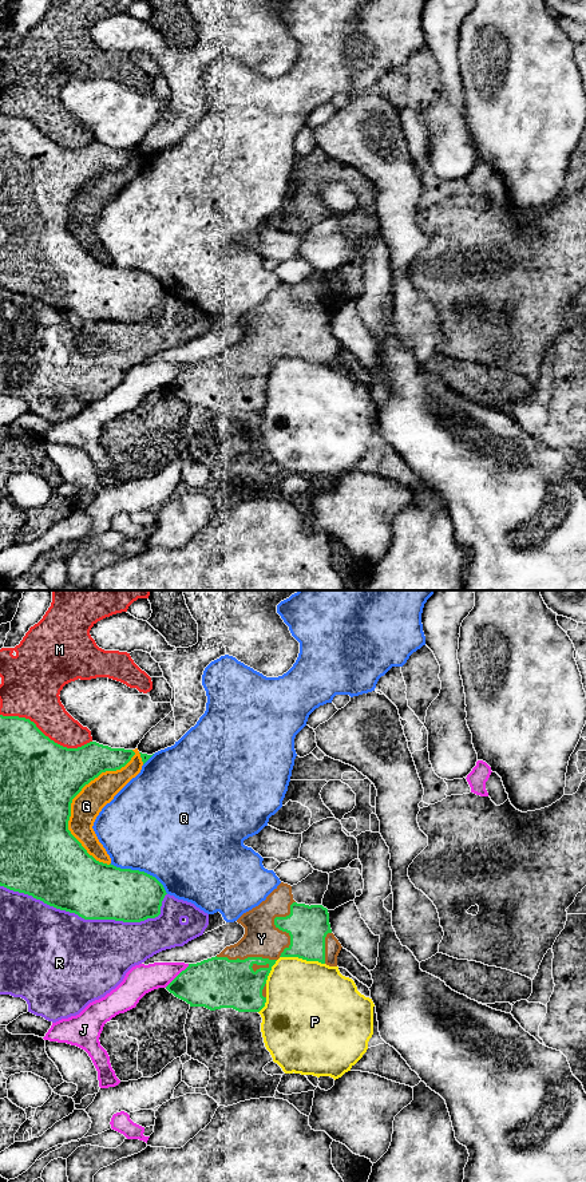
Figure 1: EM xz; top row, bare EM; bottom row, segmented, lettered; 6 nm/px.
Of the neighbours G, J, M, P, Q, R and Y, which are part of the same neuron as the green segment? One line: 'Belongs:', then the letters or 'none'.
Belongs: Y

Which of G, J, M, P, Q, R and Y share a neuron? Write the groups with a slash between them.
G / J / M / P / Q / R / Y

